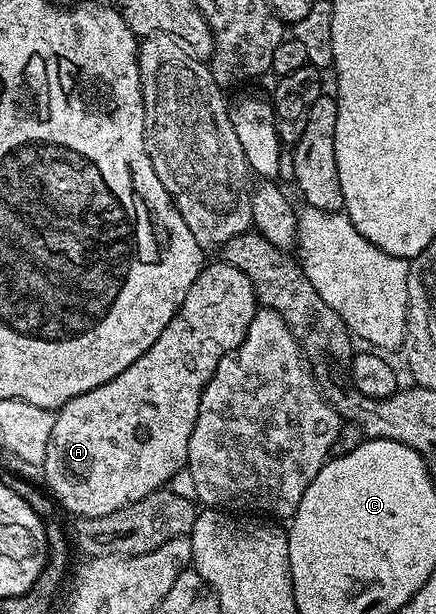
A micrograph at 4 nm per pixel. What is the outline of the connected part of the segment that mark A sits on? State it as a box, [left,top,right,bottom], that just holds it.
[43,260,259,518]

